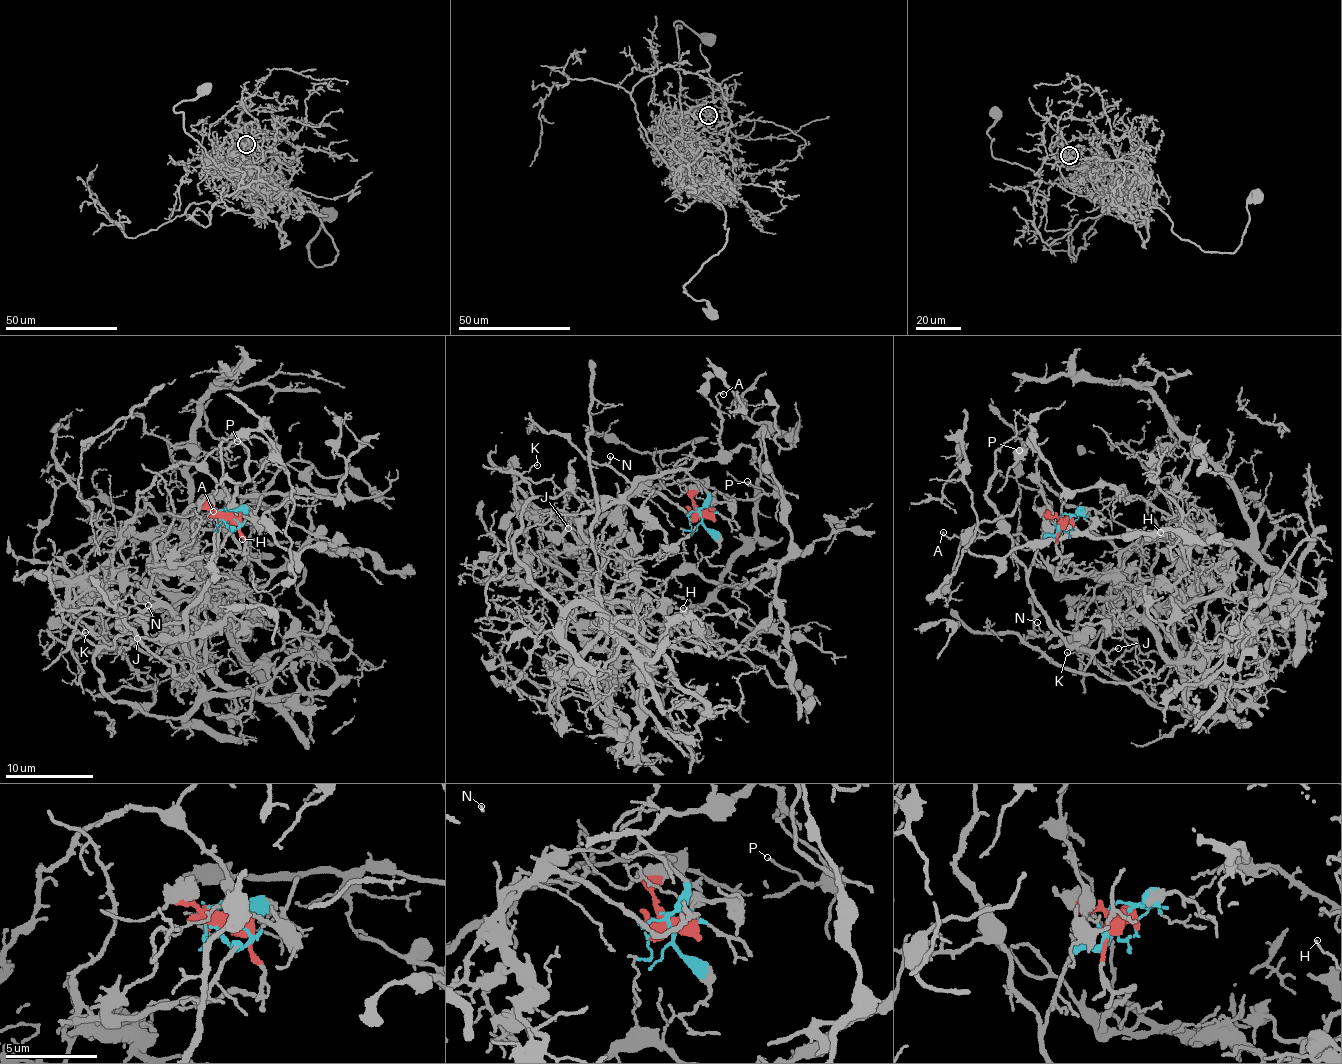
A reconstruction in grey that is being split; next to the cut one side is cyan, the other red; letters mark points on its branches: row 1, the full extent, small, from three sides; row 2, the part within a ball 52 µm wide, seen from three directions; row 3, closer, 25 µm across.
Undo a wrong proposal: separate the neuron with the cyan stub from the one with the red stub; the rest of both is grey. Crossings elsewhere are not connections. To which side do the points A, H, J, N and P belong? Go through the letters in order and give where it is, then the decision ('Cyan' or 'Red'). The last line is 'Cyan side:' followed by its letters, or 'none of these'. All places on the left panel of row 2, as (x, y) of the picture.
A: Place: (213, 511). Cyan
H: Place: (242, 539). Red
J: Place: (137, 638). Cyan
N: Place: (148, 605). Cyan
P: Place: (237, 441). Red
Cyan side: A, J, N

